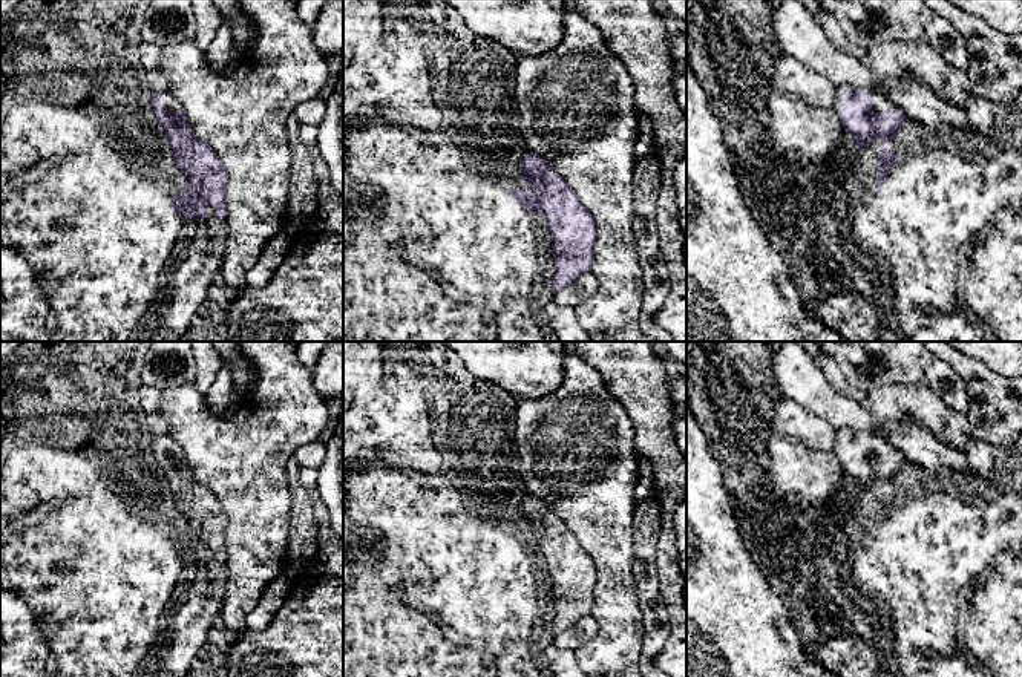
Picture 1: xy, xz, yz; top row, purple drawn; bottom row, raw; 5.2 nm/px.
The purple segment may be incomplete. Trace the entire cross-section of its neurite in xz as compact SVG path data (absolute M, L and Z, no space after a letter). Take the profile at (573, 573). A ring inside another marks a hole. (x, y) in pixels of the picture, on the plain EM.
M527 495L519 510L521 522L529 531L510 533L509 539L524 554L545 561L553 581L555 617L552 626L558 636L576 620L590 616L598 570L572 530L544 501Z

